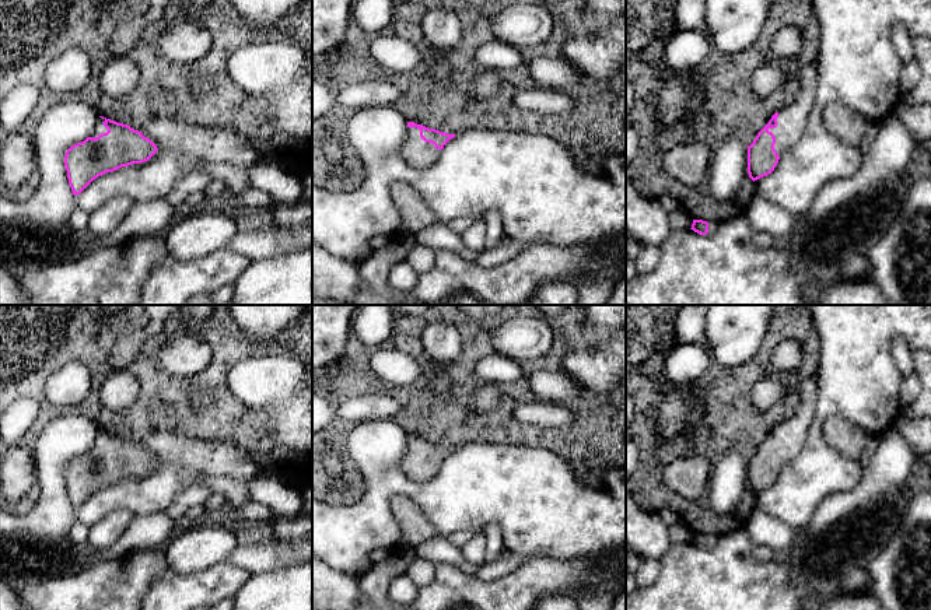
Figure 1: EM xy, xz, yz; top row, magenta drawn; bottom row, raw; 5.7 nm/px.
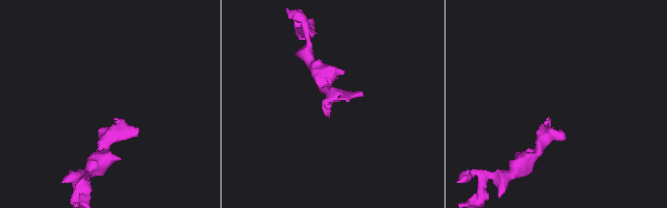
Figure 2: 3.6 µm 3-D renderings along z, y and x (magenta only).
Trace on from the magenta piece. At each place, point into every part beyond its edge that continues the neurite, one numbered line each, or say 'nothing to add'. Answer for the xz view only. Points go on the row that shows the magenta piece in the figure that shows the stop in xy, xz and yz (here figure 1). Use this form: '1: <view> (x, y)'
1: xz (415, 151)

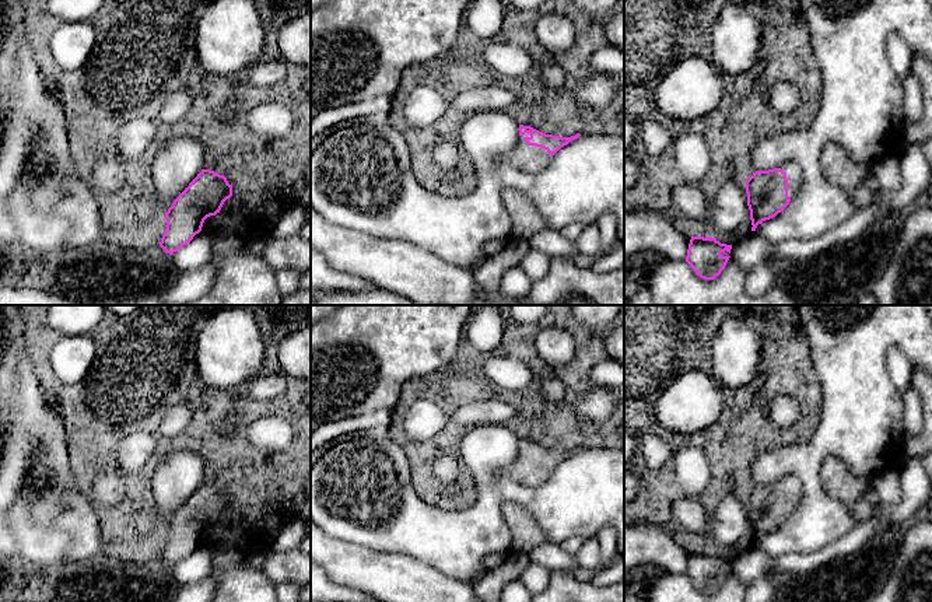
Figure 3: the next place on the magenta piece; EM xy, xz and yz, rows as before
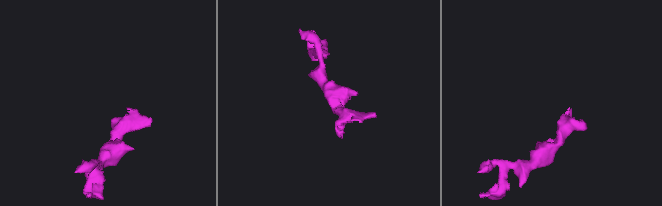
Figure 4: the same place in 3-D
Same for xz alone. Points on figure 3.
1: xz (529, 158)

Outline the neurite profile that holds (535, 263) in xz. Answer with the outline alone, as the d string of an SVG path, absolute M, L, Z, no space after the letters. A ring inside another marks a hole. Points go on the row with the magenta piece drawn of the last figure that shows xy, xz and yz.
M529 248L523 255L519 267L533 283L543 279L549 273L550 259L551 255Z

